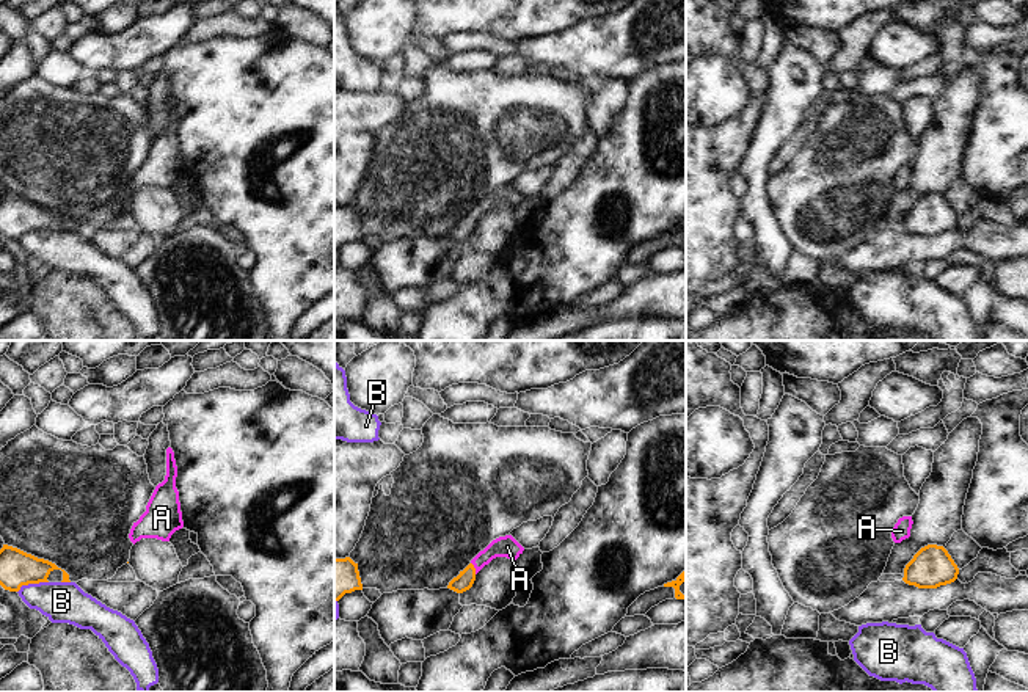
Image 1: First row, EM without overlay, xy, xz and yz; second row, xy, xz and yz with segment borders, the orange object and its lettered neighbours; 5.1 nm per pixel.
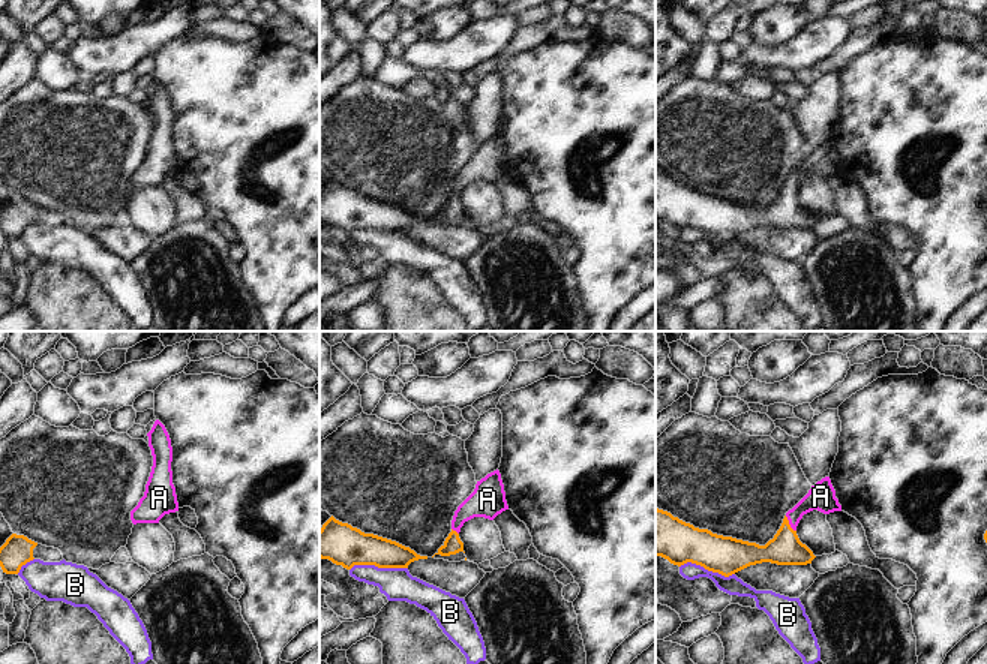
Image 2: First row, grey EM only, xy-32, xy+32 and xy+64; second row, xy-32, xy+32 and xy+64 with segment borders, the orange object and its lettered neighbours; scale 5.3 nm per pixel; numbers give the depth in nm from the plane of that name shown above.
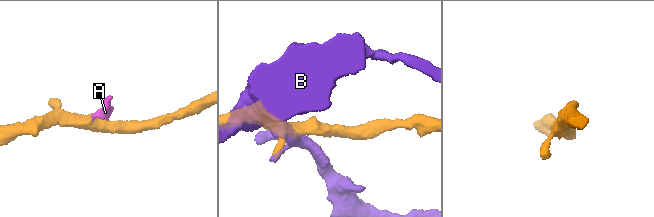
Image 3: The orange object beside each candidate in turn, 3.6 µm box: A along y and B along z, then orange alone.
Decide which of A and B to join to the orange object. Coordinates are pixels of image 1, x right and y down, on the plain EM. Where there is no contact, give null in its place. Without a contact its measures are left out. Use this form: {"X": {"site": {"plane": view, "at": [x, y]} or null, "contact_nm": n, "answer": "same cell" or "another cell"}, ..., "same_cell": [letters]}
{"A": {"site": {"plane": "xz", "at": [474, 217]}, "contact_nm": 70, "answer": "same cell"}, "B": {"site": {"plane": "xy", "at": [32, 231]}, "contact_nm": 170, "answer": "another cell"}, "same_cell": ["A"]}

